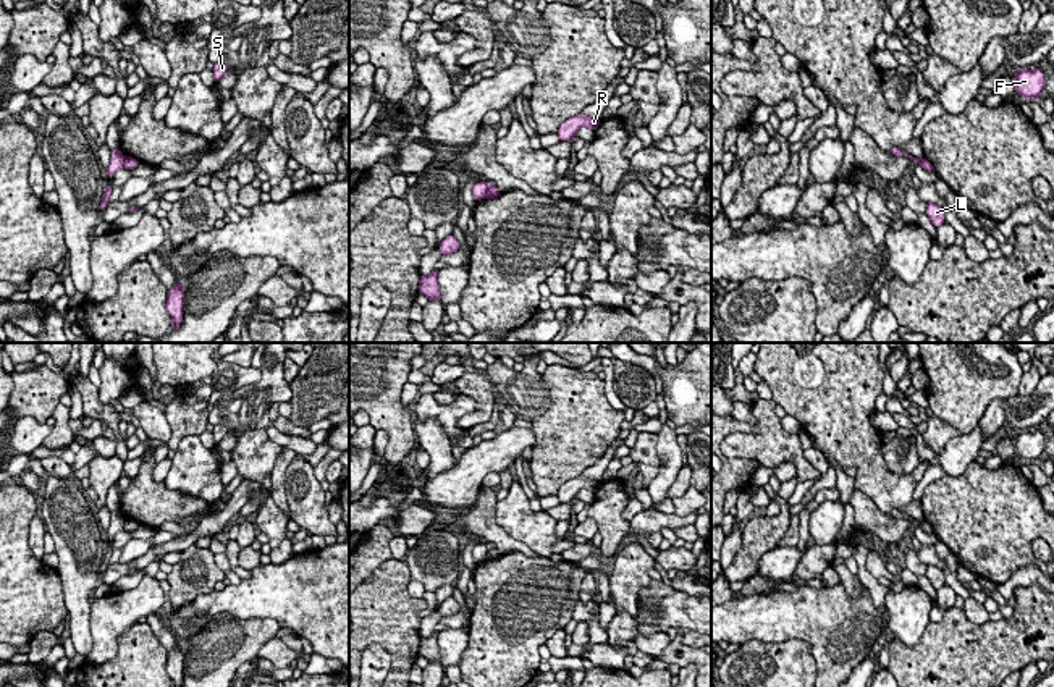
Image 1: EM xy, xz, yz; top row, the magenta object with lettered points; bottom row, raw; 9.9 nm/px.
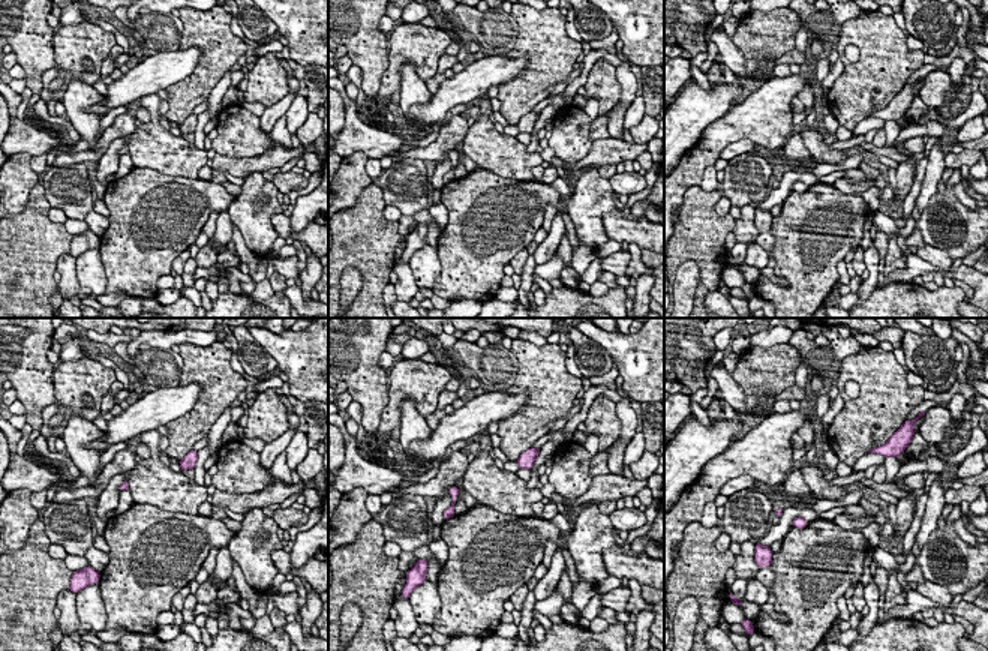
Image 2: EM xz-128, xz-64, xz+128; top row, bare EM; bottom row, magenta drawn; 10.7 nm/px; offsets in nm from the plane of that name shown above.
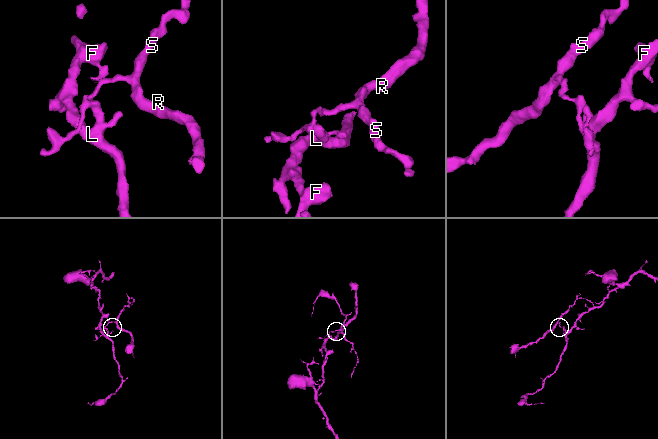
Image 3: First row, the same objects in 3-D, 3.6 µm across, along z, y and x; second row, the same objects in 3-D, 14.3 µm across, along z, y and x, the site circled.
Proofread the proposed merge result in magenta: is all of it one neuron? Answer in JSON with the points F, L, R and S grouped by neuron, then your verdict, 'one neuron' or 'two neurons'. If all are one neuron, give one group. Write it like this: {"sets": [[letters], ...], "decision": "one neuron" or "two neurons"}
{"sets": [["F", "L"], ["R", "S"]], "decision": "two neurons"}

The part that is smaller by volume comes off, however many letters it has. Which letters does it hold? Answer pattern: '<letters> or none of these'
R, S

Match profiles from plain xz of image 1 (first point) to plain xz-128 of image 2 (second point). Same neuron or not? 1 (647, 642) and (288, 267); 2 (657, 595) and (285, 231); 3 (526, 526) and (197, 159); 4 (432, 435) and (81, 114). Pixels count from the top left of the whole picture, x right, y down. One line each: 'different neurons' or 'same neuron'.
1: same neuron
2: same neuron
3: same neuron
4: same neuron

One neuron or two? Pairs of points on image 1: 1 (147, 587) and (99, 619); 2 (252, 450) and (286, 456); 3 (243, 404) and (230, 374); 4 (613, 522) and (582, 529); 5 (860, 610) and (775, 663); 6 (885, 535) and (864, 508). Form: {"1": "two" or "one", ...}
{"1": "one", "2": "two", "3": "two", "4": "two", "5": "two", "6": "one"}

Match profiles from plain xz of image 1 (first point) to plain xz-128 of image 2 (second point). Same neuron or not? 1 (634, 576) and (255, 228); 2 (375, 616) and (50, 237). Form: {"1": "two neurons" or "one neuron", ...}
{"1": "one neuron", "2": "one neuron"}

